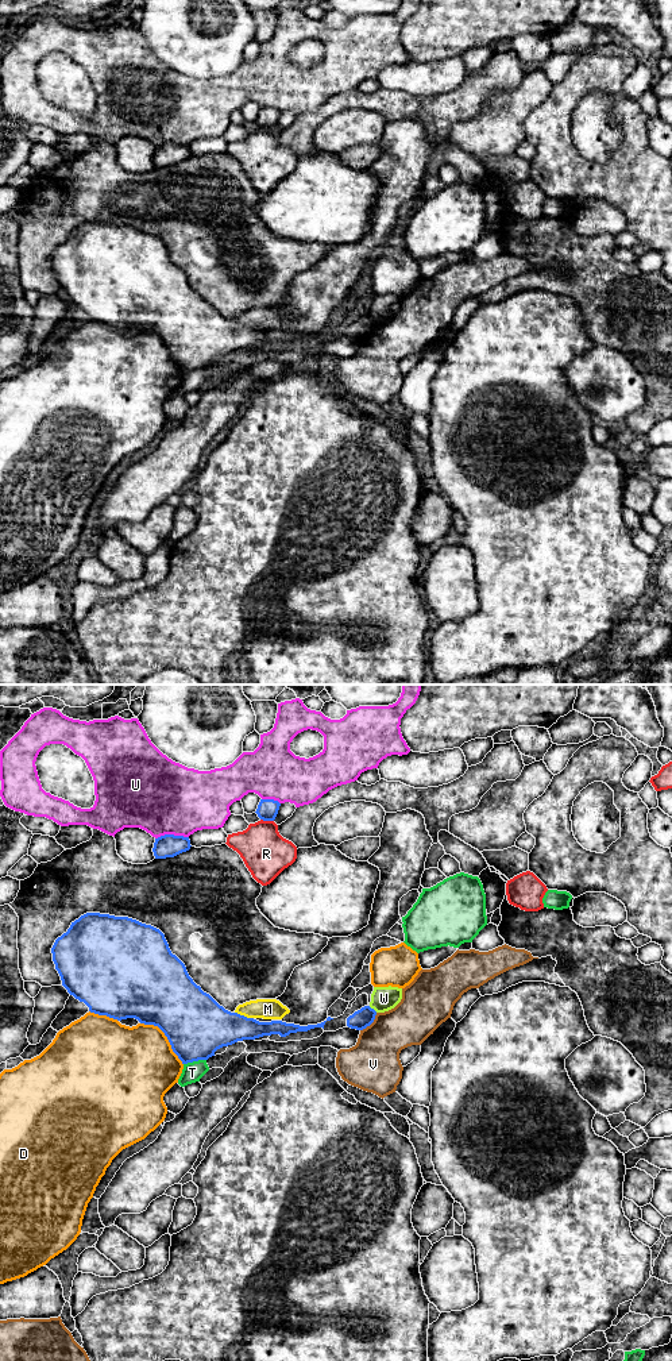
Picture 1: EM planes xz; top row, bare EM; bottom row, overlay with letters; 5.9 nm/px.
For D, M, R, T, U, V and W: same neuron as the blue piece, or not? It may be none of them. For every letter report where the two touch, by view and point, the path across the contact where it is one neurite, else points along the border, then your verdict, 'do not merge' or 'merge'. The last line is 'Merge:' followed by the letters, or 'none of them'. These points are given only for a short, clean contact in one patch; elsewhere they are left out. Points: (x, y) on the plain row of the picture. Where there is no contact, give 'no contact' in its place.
D: xz (166, 344) | do not merge
M: xz (243, 324) | do not merge
R: xz (267, 128) | do not merge
T: xz (194, 369) | do not merge
U: xz (172, 143) | do not merge
V: xz (370, 332) | do not merge
W: xz (373, 317) | along xz (369, 315), (377, 320) | do not merge
Merge: none of them

